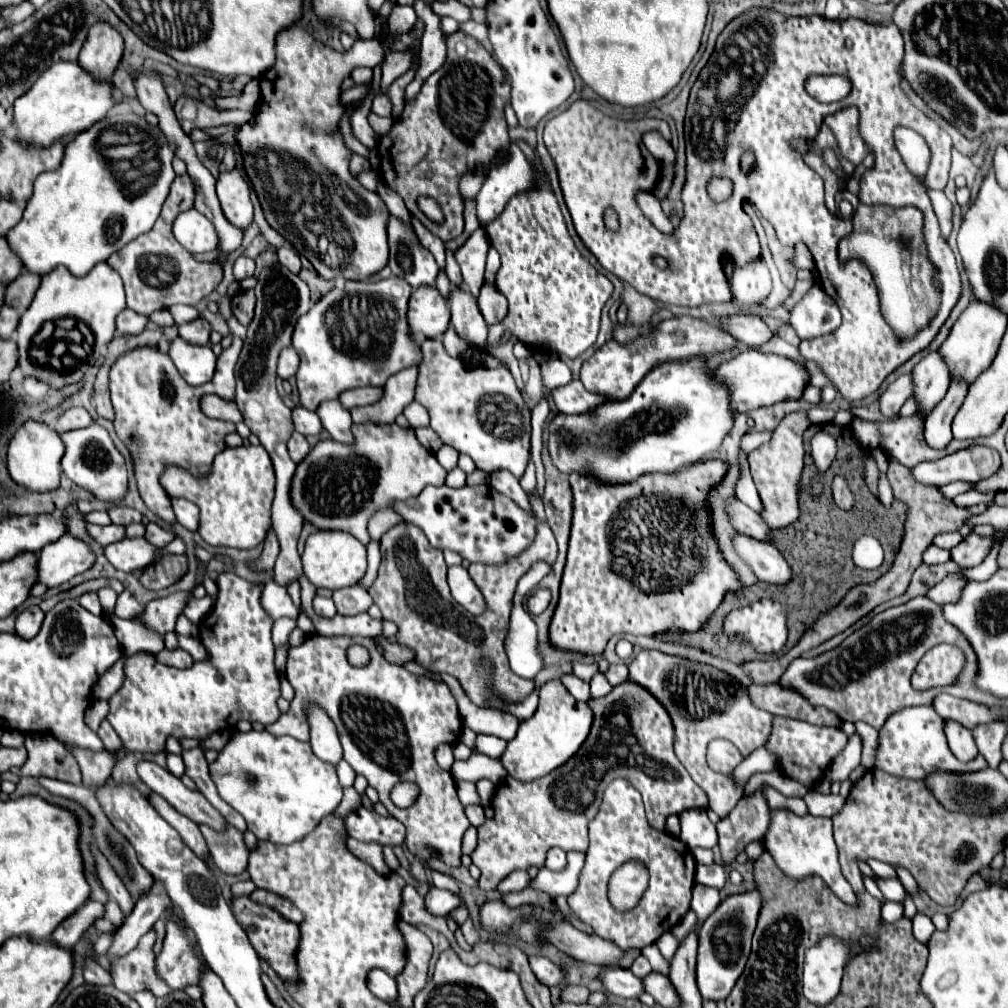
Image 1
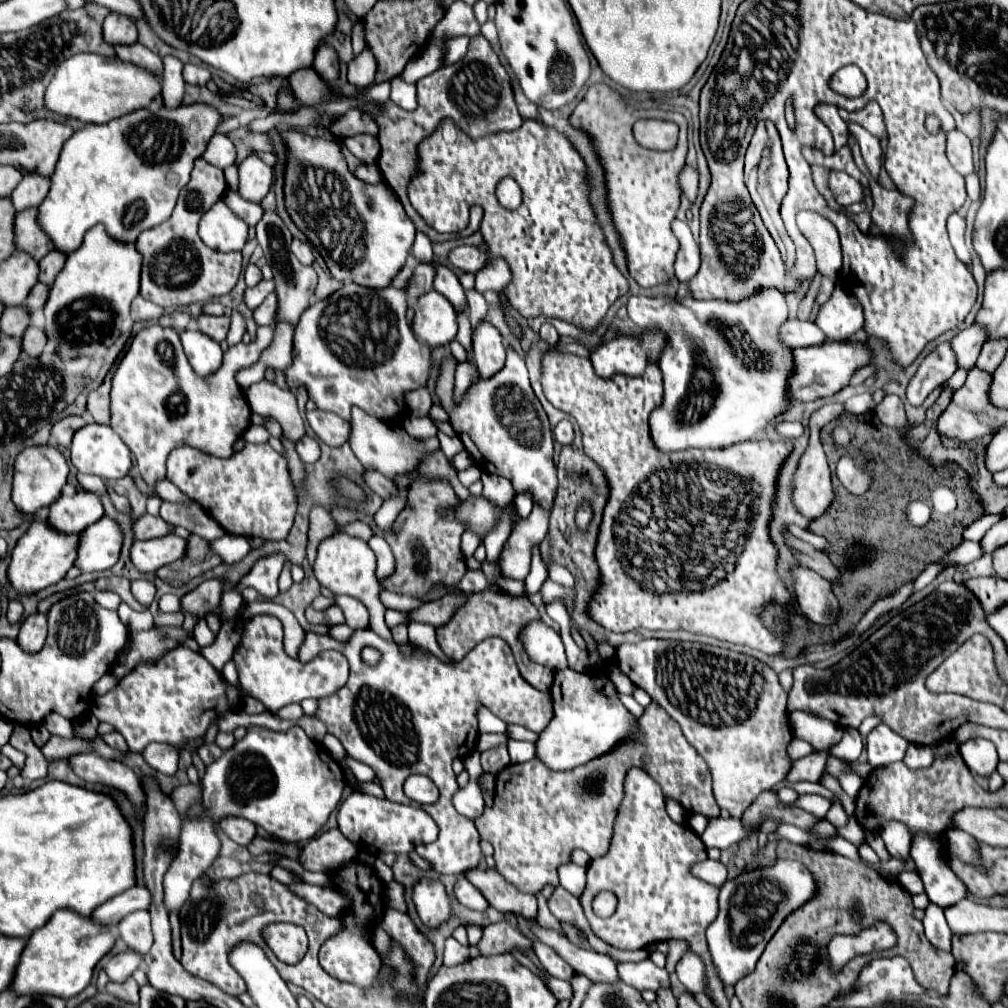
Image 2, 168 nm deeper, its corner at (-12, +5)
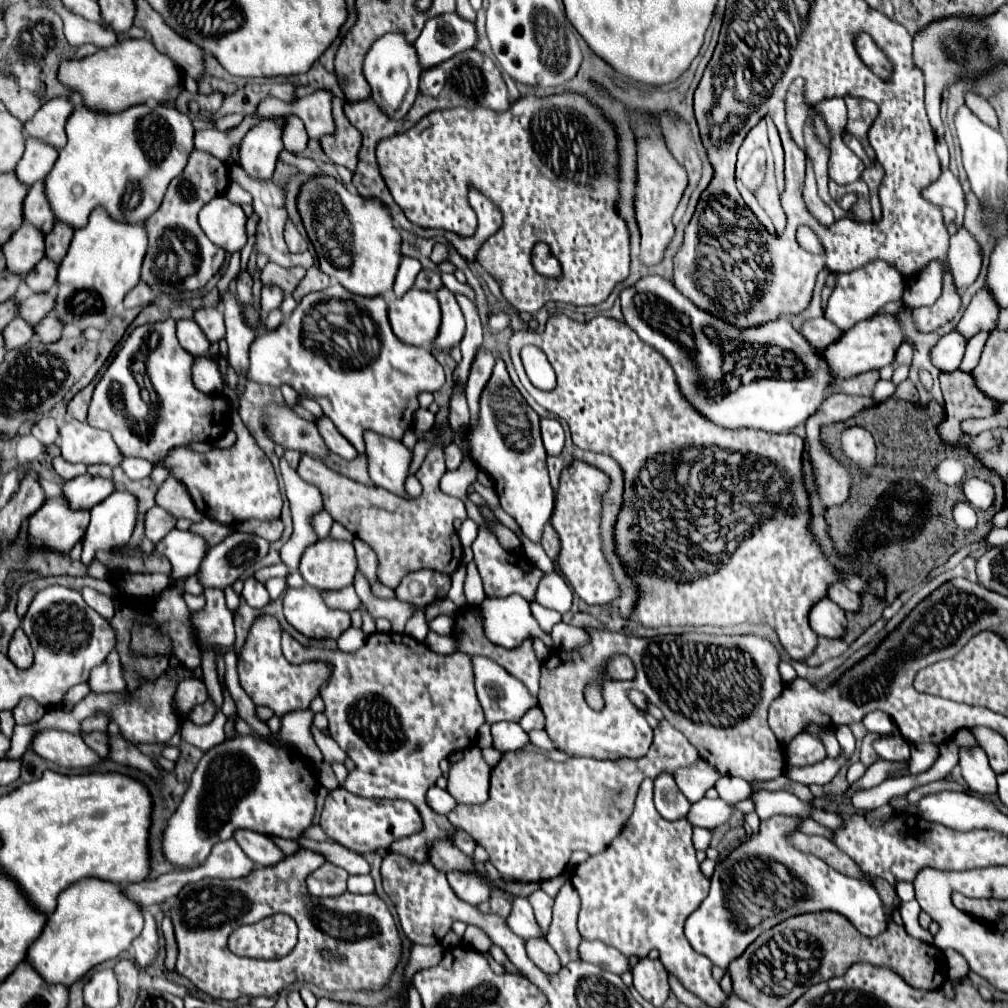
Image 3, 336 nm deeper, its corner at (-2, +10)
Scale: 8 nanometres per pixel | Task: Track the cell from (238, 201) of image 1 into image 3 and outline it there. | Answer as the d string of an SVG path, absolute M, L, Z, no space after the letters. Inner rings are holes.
M281 118L263 120L245 134L239 146L239 166L251 178L269 180L281 148Z

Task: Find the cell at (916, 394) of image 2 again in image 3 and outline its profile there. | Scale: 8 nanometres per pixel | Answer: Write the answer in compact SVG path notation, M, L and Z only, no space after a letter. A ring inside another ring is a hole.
M955 330L941 336L939 342L929 352L931 364L939 372L945 372L945 374L957 370L957 366L963 358L963 352L965 352L965 344L967 342L963 342L963 336L959 336L959 332L955 332Z

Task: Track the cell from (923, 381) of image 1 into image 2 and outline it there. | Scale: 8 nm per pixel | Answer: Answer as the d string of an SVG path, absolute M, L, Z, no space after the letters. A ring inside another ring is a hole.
M975 321L971 327L959 331L959 333L951 339L953 351L957 353L959 367L973 369L985 341L987 341L987 331L985 331L985 327L981 327L977 321Z

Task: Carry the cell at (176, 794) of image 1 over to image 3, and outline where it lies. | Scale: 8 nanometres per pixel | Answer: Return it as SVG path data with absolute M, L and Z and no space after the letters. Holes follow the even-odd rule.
M245 828L235 830L233 838L239 842L239 846L243 848L243 852L257 864L257 866L271 866L277 864L279 860L283 860L283 852L273 844L273 840L265 834L259 832L251 832Z

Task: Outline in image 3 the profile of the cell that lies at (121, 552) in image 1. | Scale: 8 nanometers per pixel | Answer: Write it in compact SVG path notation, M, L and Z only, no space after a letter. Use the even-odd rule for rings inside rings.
M171 530L163 540L155 544L155 552L169 558L173 564L173 576L171 578L185 578L193 576L199 570L201 560L205 558L207 546L205 540L193 532L181 532Z

